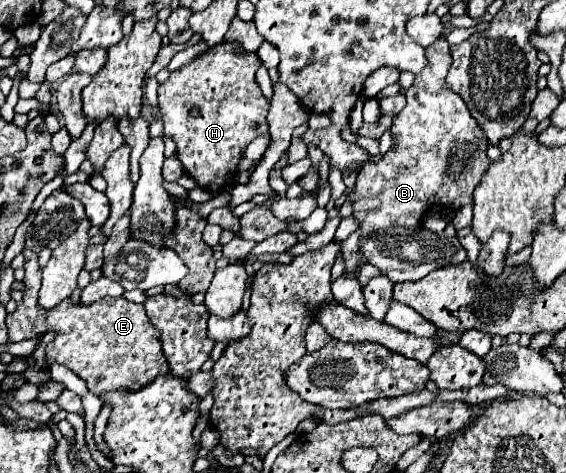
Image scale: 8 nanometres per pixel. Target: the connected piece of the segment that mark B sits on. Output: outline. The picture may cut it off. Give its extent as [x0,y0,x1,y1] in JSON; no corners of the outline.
[342,41,490,273]

